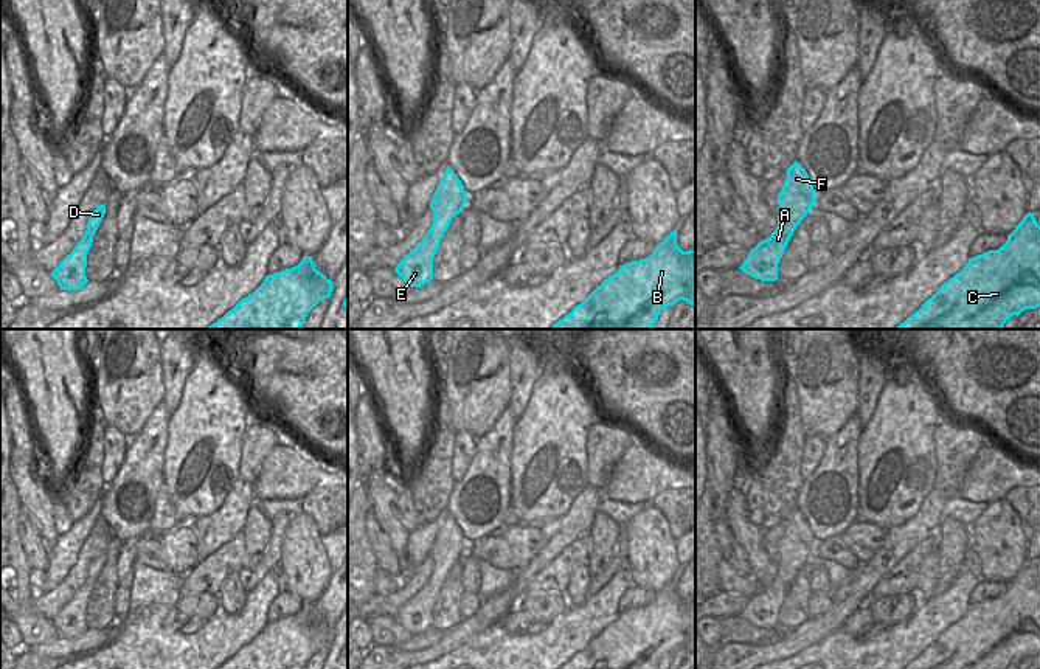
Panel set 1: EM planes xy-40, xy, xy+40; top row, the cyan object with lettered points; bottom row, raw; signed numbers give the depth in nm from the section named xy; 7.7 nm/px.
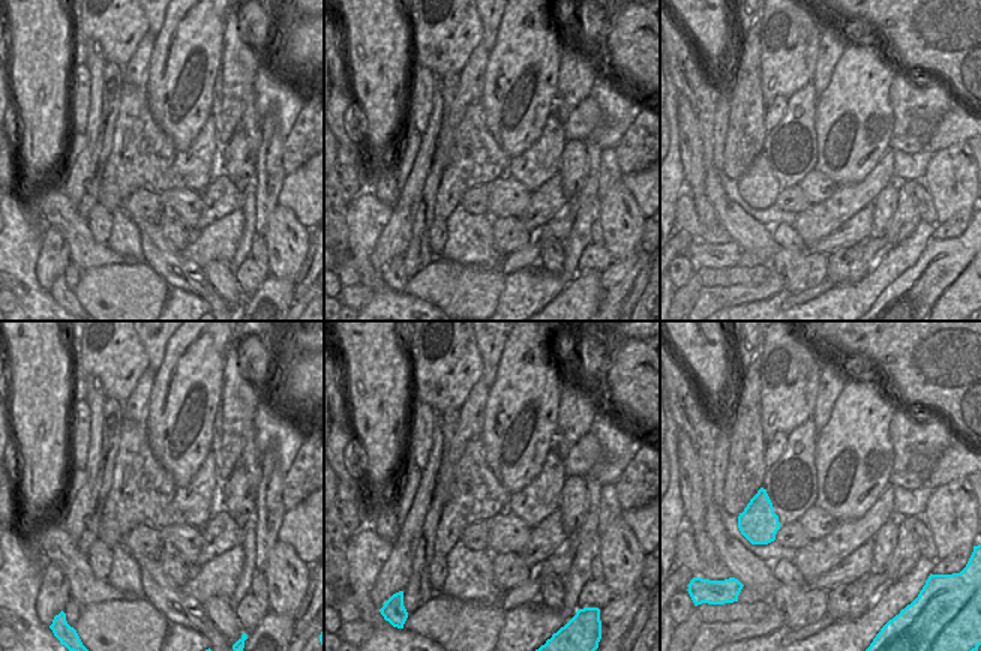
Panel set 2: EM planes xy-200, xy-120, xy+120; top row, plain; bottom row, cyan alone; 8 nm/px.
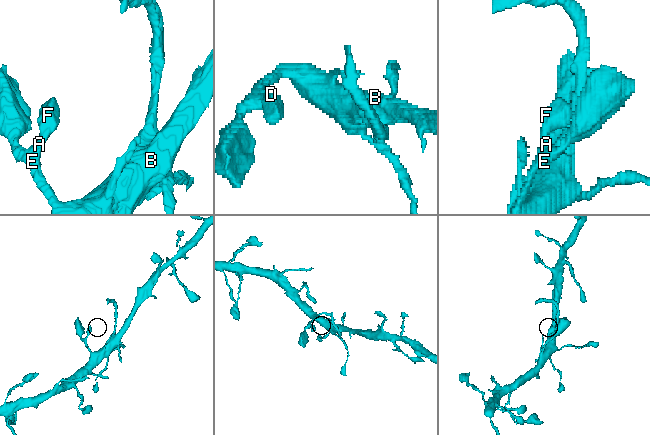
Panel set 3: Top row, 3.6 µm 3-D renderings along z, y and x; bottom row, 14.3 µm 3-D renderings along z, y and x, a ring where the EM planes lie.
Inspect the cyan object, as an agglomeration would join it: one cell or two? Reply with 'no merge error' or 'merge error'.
no merge error

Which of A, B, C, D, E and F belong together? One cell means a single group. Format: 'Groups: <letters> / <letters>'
Groups: A B C D E F

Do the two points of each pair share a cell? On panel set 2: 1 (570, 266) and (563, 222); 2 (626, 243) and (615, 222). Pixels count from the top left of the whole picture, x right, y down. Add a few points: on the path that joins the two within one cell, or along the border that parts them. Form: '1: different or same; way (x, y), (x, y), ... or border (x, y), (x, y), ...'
1: different; border (575, 216), (570, 233), (563, 242)
2: same; way (621, 239), (620, 227)

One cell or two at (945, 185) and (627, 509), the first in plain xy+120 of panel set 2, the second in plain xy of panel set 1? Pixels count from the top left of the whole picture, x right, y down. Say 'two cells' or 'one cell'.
two cells

